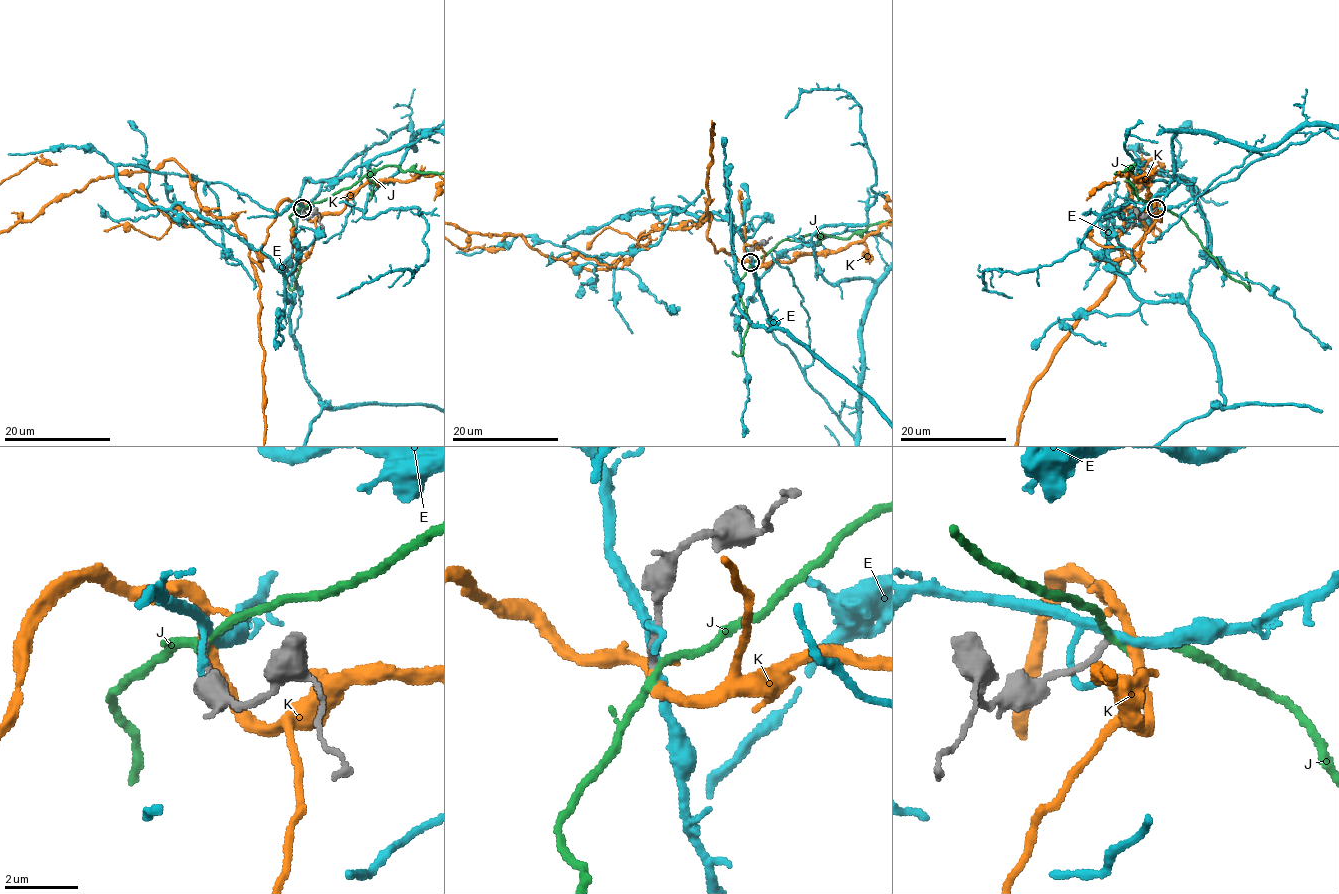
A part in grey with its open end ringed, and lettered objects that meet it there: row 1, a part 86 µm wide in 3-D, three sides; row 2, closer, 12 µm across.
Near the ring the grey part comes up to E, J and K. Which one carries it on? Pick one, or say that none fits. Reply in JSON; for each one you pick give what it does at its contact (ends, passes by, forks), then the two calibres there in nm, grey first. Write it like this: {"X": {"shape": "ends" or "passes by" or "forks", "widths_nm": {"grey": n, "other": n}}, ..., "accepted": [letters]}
{"K": {"shape": "forks", "widths_nm": {"grey": 190, "other": 240}}, "accepted": ["K"]}

